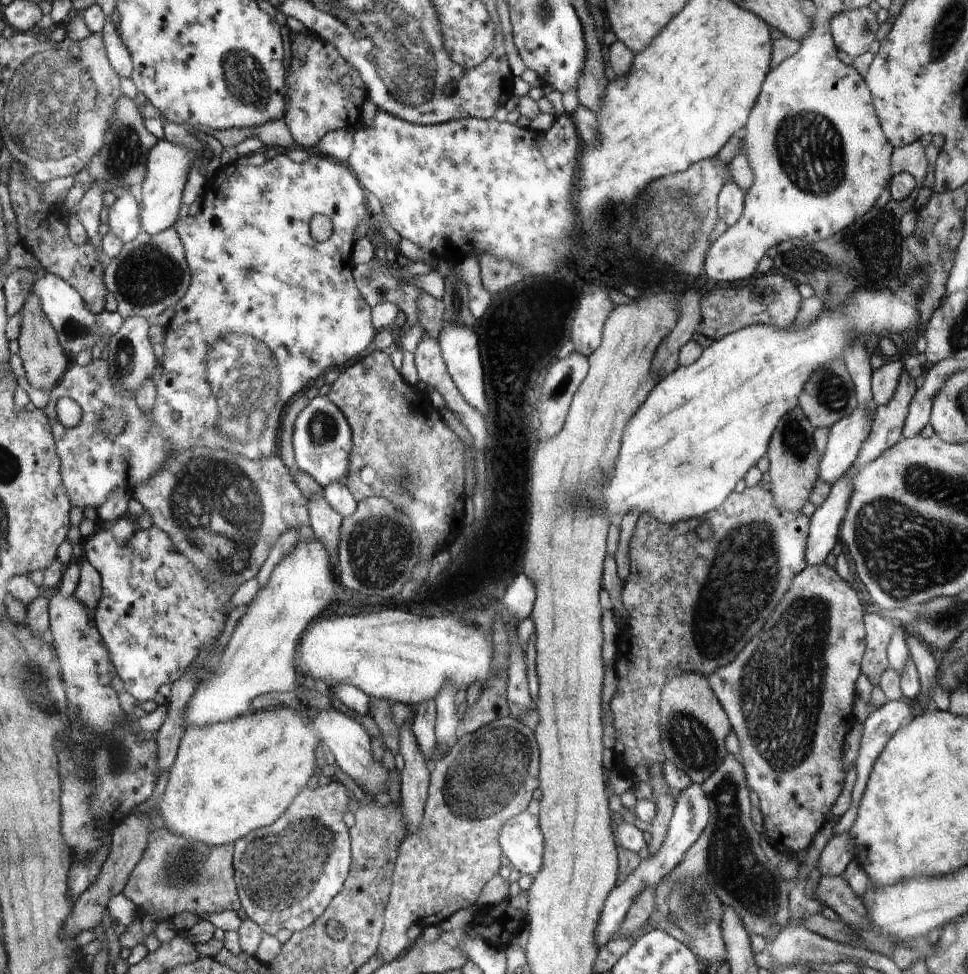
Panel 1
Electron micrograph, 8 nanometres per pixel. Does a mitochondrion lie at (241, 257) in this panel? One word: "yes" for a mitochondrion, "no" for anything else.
no

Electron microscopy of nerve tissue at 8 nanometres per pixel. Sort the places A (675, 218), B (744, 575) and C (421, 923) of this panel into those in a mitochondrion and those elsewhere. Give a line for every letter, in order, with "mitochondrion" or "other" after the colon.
A: mitochondrion
B: mitochondrion
C: other

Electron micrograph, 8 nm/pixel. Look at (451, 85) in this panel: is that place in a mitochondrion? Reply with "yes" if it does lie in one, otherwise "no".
yes

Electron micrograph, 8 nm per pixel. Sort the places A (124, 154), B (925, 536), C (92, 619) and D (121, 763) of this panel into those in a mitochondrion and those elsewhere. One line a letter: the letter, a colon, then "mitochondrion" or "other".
A: mitochondrion
B: mitochondrion
C: other
D: mitochondrion

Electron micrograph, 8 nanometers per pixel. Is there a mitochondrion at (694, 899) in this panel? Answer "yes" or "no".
yes

